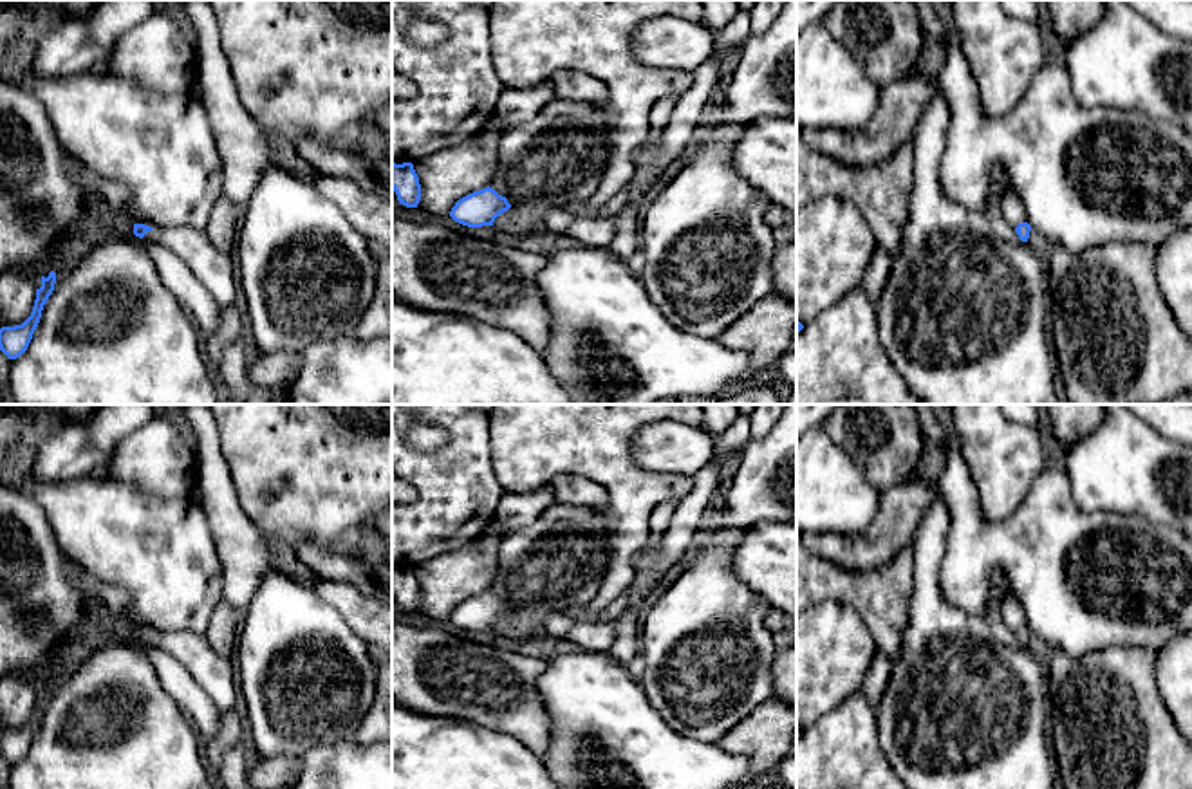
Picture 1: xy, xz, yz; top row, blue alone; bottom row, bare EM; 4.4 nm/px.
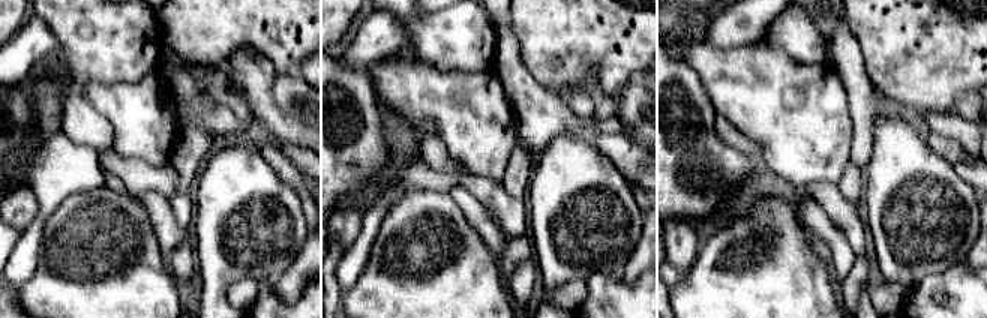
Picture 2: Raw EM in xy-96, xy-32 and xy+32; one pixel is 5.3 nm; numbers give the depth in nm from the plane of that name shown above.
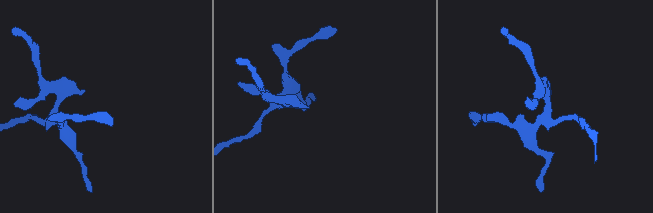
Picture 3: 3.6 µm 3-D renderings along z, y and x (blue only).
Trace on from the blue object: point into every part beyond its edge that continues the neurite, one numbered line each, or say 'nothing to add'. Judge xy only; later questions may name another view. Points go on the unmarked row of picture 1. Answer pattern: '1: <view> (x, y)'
1: xy (215, 674)

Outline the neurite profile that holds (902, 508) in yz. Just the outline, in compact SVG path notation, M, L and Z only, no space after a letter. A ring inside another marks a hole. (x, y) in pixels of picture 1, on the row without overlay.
M916 473L881 493L878 513L861 534L806 533L804 547L809 554L851 571L881 571L899 551L914 545L921 520L937 495L937 478Z

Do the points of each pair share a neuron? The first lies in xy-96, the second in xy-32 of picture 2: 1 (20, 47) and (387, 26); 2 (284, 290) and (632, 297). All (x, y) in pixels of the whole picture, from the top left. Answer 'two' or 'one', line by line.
1: one
2: two

